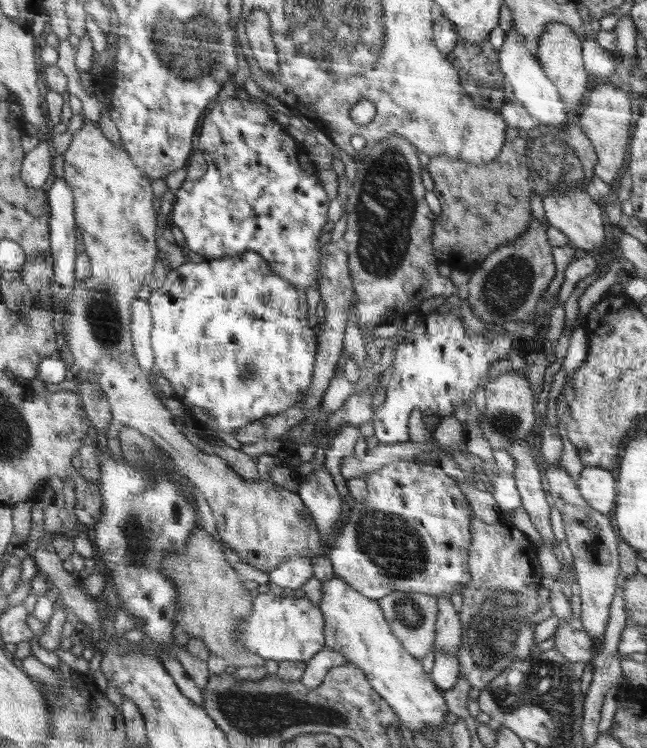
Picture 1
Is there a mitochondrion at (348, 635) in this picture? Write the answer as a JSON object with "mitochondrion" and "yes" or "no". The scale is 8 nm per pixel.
{"mitochondrion":"no"}

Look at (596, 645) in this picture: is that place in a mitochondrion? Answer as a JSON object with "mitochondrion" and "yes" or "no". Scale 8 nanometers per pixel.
{"mitochondrion":"no"}

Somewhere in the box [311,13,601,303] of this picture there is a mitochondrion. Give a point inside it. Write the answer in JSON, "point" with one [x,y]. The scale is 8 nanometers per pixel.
{"point":[387,208]}

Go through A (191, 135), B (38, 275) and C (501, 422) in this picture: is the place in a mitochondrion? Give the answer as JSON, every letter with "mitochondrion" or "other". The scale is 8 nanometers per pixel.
{"A":"other","B":"other","C":"mitochondrion"}

